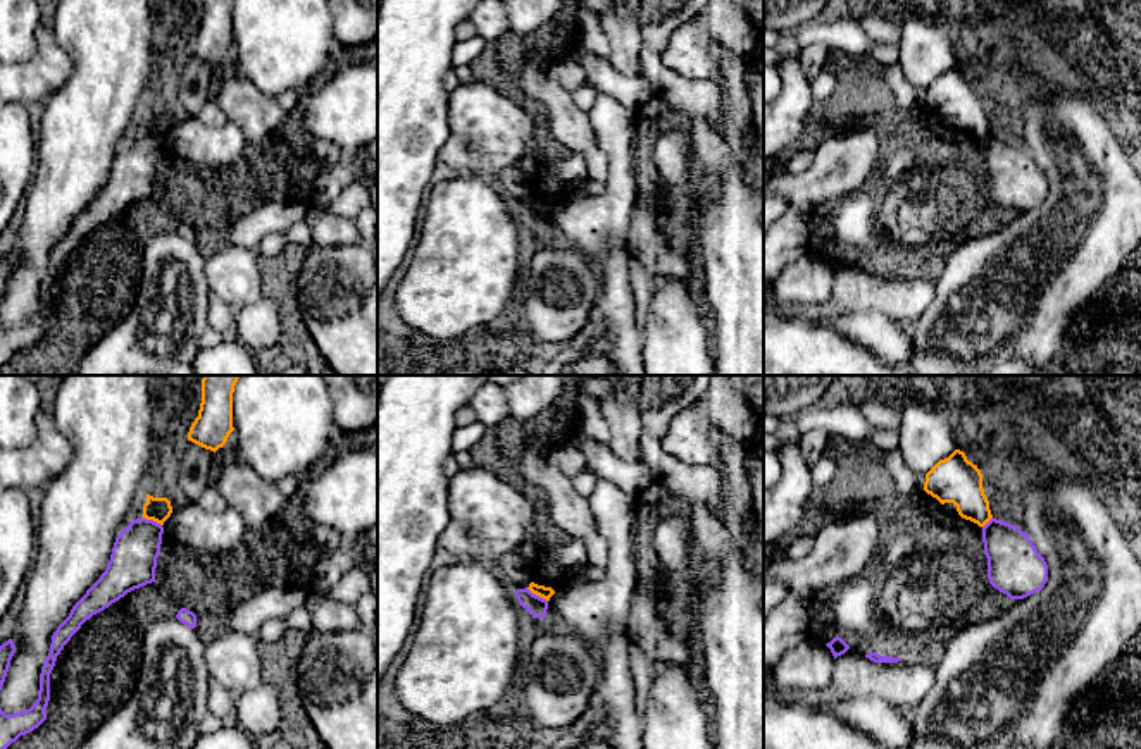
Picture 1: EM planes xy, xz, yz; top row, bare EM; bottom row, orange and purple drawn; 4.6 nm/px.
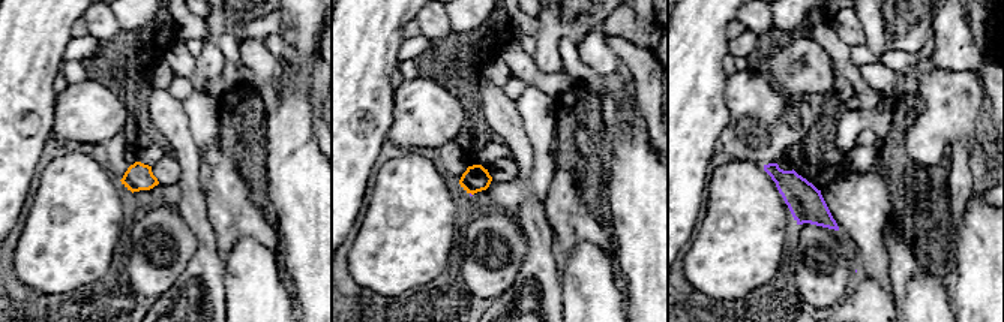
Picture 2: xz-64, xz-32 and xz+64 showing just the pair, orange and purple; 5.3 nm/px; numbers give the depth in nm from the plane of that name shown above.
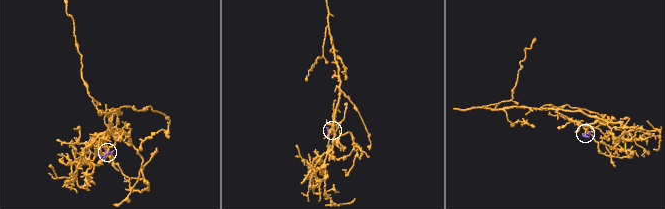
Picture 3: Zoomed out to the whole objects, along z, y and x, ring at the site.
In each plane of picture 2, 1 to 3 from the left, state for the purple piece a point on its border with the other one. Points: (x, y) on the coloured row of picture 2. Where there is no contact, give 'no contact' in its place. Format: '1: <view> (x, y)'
1: no contact
2: no contact
3: no contact

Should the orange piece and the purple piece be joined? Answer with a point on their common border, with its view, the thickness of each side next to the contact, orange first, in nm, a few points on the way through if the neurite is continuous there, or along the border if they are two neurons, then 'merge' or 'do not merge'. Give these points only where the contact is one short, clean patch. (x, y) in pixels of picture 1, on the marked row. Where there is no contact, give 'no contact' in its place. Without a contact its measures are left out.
meets orange in xz at (536, 594); 60 nm thick on the orange side, 90 nm on the other; border along xz (526, 588), (547, 601); do not merge

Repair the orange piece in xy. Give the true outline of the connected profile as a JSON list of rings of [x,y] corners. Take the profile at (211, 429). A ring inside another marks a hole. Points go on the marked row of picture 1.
[[[203,375],[198,417],[190,427],[188,441],[217,451],[234,430],[233,393],[240,375]]]

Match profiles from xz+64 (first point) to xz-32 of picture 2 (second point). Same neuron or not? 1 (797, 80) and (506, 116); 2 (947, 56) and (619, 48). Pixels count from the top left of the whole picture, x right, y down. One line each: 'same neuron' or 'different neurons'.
1: same neuron
2: different neurons

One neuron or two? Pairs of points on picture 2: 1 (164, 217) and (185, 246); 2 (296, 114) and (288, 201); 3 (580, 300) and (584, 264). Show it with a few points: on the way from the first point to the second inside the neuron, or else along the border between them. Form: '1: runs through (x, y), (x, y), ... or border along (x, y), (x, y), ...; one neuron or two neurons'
1: runs through (165, 225), (177, 238); one neuron
2: runs through (294, 135), (294, 180); one neuron
3: runs through (584, 291), (584, 273); one neuron

